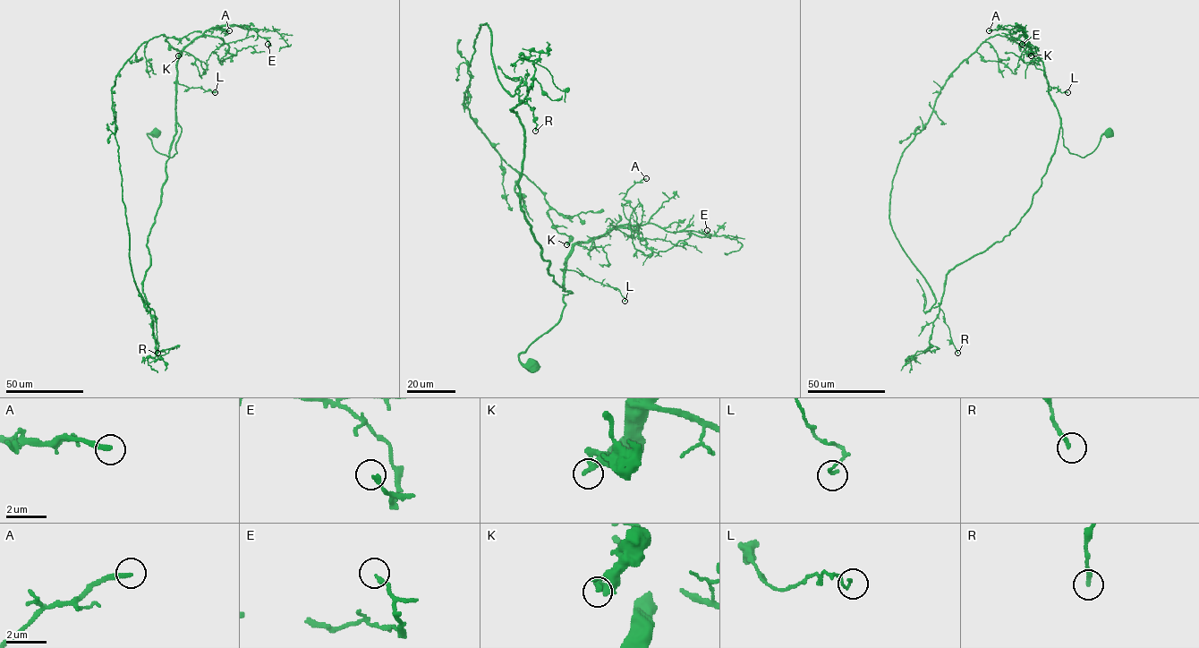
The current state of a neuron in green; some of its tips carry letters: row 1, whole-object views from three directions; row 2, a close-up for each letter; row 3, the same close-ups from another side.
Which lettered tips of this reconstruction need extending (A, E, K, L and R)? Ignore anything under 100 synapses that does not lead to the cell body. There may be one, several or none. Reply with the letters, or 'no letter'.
no letter

